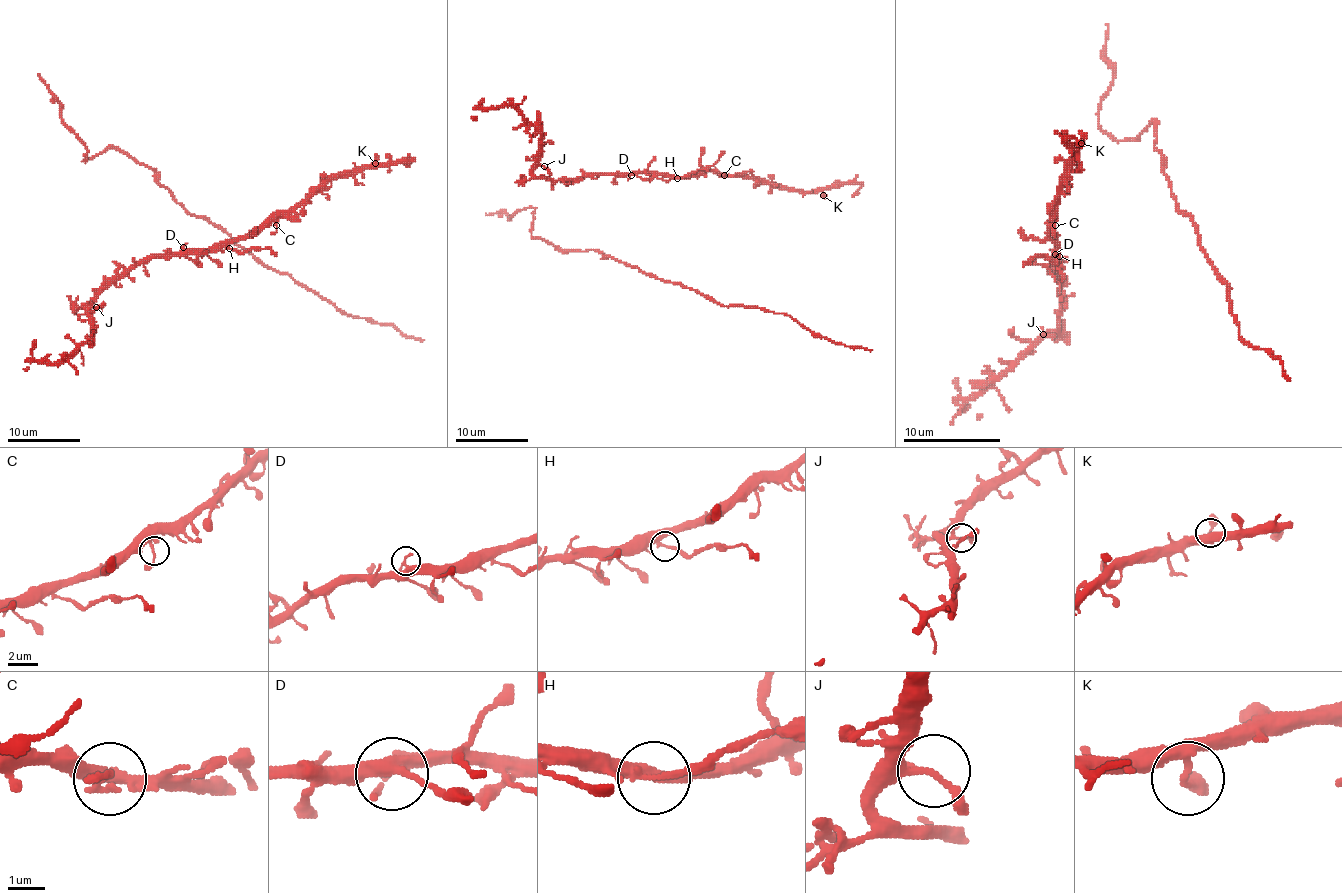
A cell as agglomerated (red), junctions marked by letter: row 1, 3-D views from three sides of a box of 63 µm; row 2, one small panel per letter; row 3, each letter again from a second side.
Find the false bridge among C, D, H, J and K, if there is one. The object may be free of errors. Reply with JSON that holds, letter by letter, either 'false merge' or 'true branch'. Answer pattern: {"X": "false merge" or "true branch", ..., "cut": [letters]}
{"C": "true branch", "D": "true branch", "H": "false merge", "J": "true branch", "K": "true branch", "cut": ["H"]}

